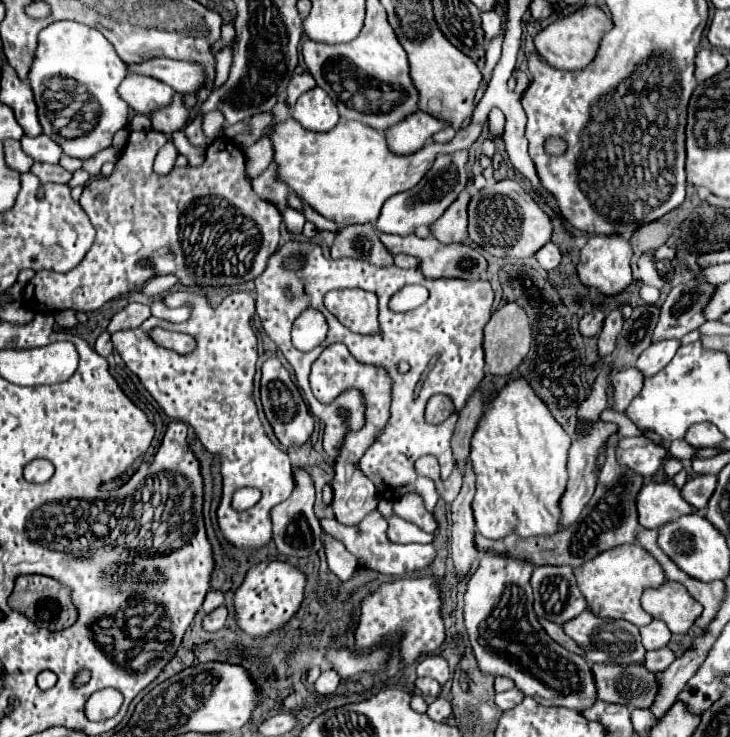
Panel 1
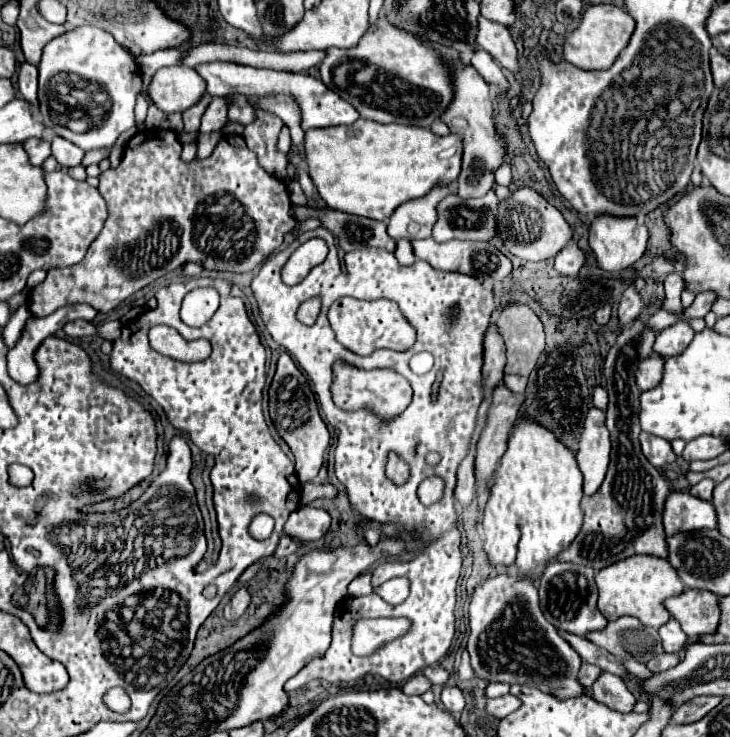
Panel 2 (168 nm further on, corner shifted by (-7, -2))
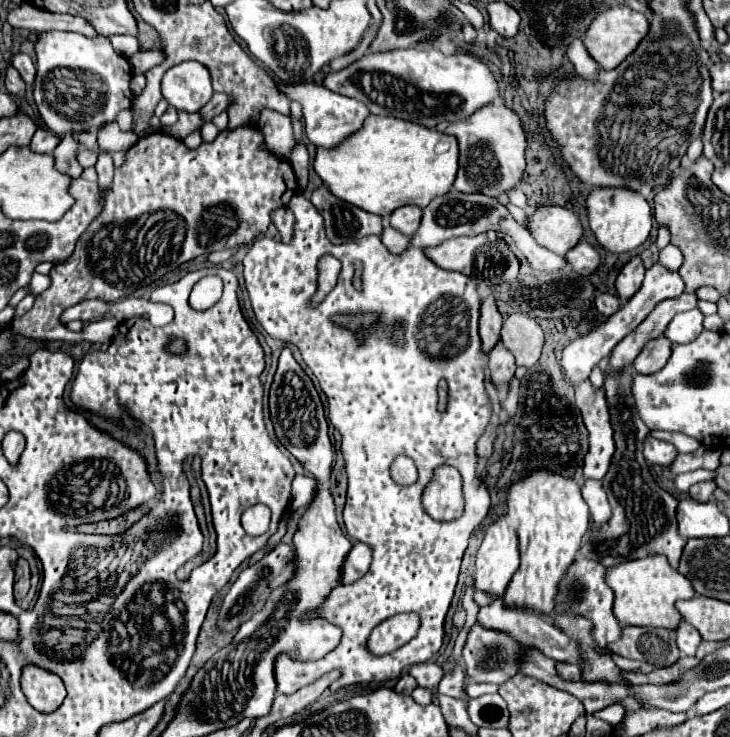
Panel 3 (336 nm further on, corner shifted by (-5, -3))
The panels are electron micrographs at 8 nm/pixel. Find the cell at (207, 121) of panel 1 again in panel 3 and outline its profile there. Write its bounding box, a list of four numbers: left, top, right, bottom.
[258,109,296,159]

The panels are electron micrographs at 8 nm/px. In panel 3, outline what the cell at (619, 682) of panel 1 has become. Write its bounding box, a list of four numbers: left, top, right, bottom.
[556,663,580,681]

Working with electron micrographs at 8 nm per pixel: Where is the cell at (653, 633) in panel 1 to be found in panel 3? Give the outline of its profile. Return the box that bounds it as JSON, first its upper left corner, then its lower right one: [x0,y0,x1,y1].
[676,621,700,655]

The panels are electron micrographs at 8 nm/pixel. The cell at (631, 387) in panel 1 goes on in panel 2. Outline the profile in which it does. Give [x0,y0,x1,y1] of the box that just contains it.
[636,354,666,390]

